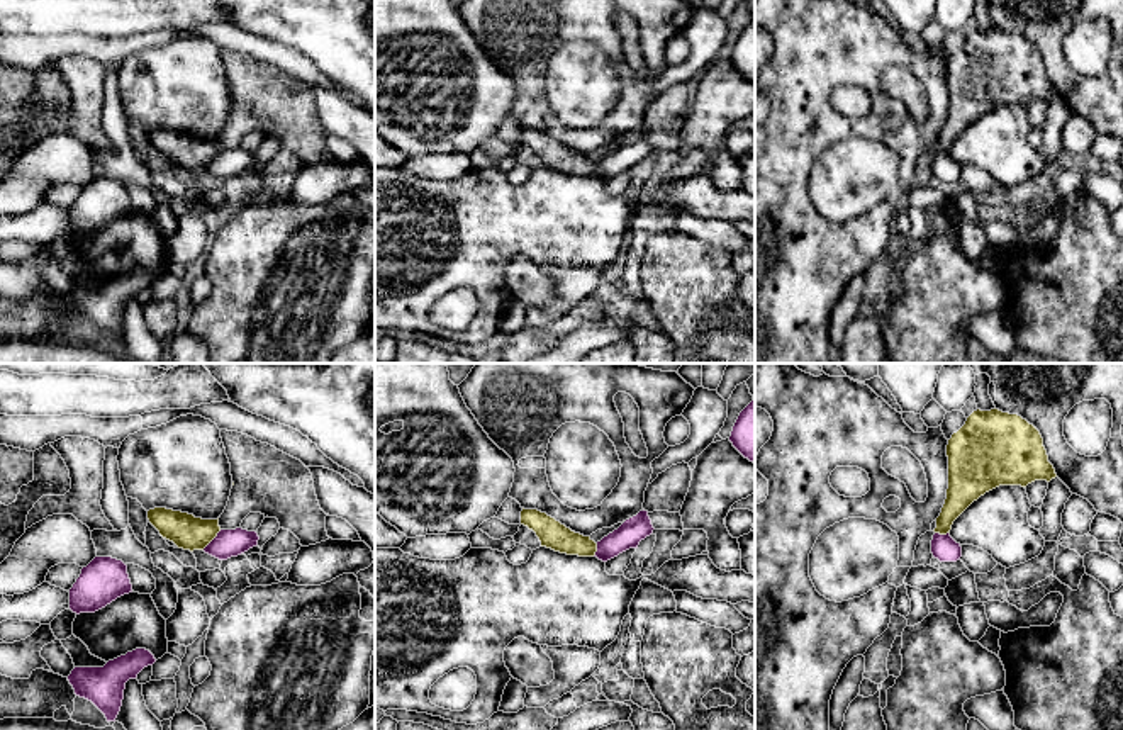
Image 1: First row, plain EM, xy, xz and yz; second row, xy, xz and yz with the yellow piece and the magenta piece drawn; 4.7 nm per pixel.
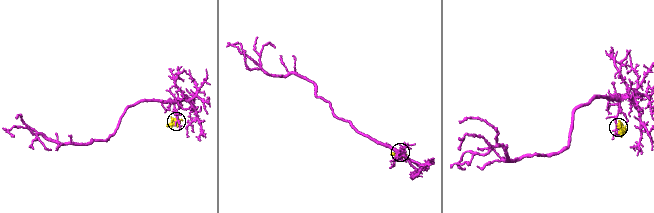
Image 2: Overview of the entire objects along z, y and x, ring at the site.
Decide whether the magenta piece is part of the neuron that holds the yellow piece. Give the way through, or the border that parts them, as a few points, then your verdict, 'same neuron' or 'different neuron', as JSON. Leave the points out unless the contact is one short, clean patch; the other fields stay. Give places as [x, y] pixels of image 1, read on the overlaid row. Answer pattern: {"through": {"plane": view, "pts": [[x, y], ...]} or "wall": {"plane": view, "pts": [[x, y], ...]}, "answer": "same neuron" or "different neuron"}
{"answer": "same neuron"}

